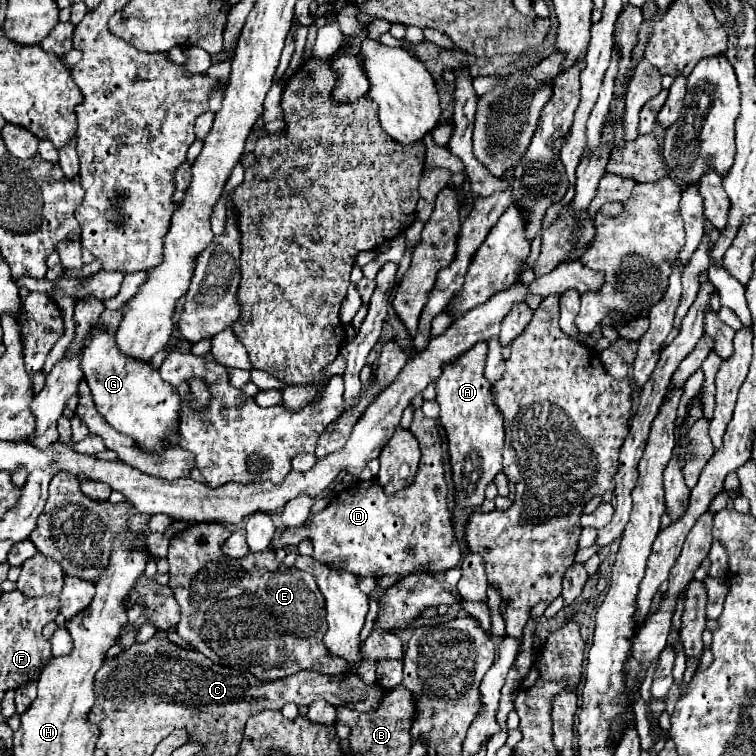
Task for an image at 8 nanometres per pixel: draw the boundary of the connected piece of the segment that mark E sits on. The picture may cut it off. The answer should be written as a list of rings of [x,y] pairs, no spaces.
[[[192,523],[176,537],[172,537],[168,547],[170,563],[170,589],[180,603],[180,623],[178,635],[194,649],[204,653],[208,659],[228,667],[244,667],[258,679],[280,679],[302,669],[312,669],[326,675],[344,675],[344,659],[332,659],[322,637],[326,633],[326,611],[324,597],[316,587],[310,573],[298,571],[296,567],[286,567],[276,563],[274,551],[256,553],[246,559],[228,559],[220,553],[220,545],[228,539],[230,531],[220,523]]]

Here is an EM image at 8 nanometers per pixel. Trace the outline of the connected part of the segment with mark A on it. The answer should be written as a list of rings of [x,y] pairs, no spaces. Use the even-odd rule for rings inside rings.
[[[480,341],[454,363],[446,363],[436,381],[436,403],[440,405],[440,423],[446,431],[452,481],[456,491],[462,481],[462,507],[480,507],[486,485],[502,471],[504,423],[490,397],[490,383],[484,377],[488,343]]]

